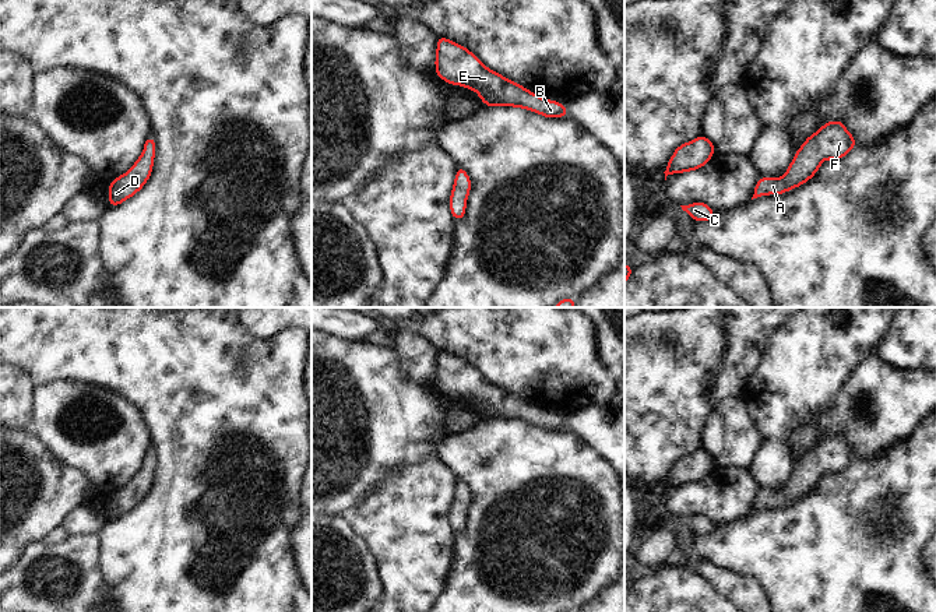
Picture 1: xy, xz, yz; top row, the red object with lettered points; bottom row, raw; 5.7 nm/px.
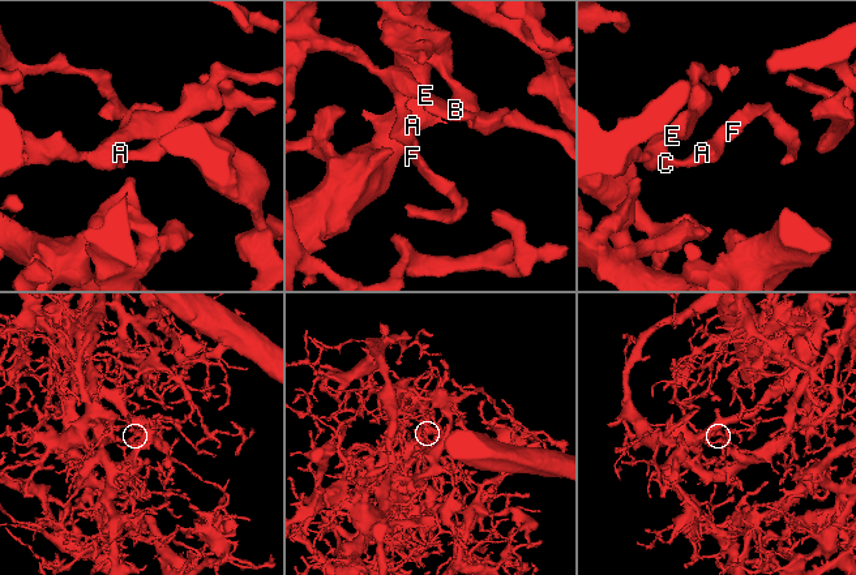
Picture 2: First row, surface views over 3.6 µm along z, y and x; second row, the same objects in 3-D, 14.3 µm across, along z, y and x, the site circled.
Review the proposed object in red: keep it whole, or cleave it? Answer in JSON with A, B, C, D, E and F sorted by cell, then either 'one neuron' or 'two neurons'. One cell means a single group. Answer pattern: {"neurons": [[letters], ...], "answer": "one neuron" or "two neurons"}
{"neurons": [["A", "B", "C", "D", "E", "F"]], "answer": "one neuron"}

